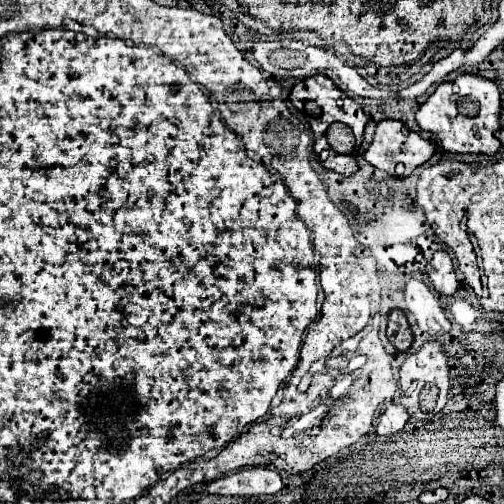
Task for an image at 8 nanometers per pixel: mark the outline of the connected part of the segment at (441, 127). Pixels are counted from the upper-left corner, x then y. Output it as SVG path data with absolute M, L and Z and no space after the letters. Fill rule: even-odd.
M460 73L454 81L444 81L436 91L420 105L416 123L422 131L430 131L438 137L444 151L450 153L486 153L494 155L500 149L496 131L500 115L500 93L494 81L478 73Z

